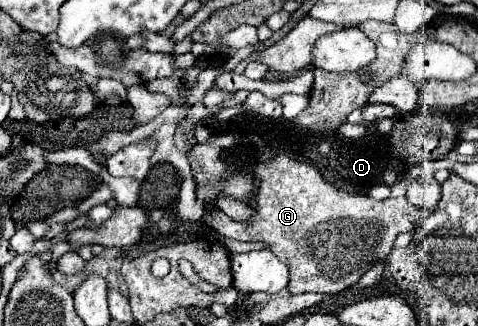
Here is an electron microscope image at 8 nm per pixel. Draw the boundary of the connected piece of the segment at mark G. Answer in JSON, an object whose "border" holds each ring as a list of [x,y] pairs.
{"border":[[[275,156],[275,158],[271,158],[269,162],[261,162],[261,160],[259,160],[259,162],[255,164],[251,176],[253,176],[253,180],[255,180],[255,196],[253,196],[253,204],[251,204],[253,210],[255,210],[255,214],[251,216],[249,222],[235,222],[233,218],[229,218],[229,216],[227,216],[225,212],[221,212],[221,210],[207,210],[207,212],[203,214],[203,222],[205,222],[209,228],[213,228],[213,230],[217,230],[219,234],[229,236],[229,238],[233,238],[233,240],[239,240],[239,242],[263,242],[263,244],[267,244],[267,248],[289,268],[289,286],[287,286],[289,294],[305,294],[305,292],[315,292],[315,294],[339,294],[339,292],[343,292],[345,288],[353,286],[377,260],[385,260],[385,258],[387,258],[387,254],[389,254],[391,248],[393,248],[393,240],[395,240],[397,234],[401,234],[401,232],[411,232],[411,224],[413,224],[413,226],[419,226],[419,224],[423,222],[423,218],[425,218],[425,216],[423,216],[423,210],[421,210],[421,214],[415,214],[415,216],[413,216],[413,204],[409,204],[407,198],[375,200],[375,198],[371,198],[371,196],[351,194],[351,192],[347,192],[347,190],[343,190],[343,188],[337,188],[335,184],[327,182],[313,166],[309,166],[309,164],[305,164],[305,162],[297,162],[297,160],[289,158],[289,156]]]}

